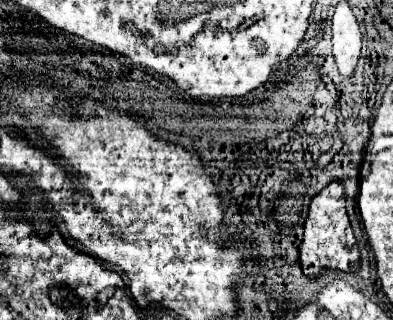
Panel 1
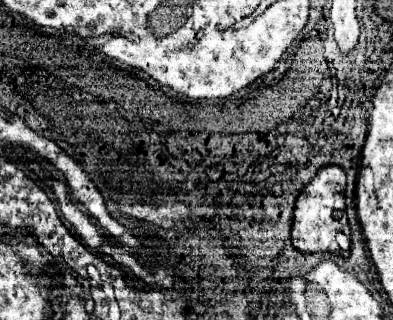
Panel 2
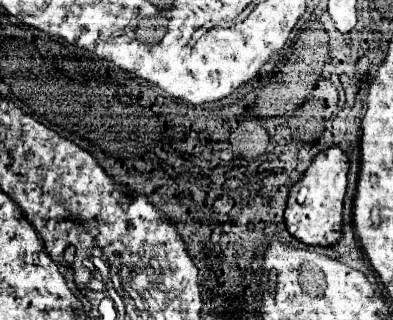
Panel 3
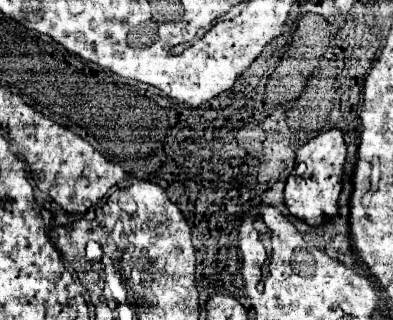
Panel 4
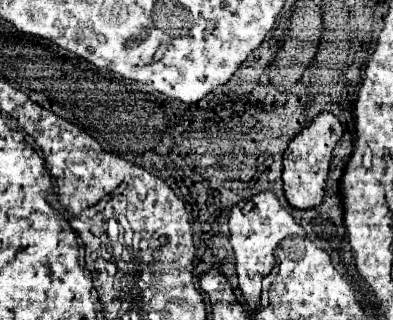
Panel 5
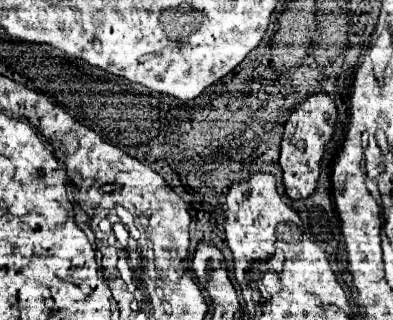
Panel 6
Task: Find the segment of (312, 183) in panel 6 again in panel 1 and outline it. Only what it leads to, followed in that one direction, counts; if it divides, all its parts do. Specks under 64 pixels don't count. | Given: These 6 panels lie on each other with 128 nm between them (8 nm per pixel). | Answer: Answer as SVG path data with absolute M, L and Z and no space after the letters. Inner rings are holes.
M334 180L310 200L308 218L304 222L304 238L298 250L300 250L302 272L310 278L318 276L322 268L338 268L344 272L354 272L360 266L360 252L358 252L356 238L354 238L354 232L346 214L342 182Z

